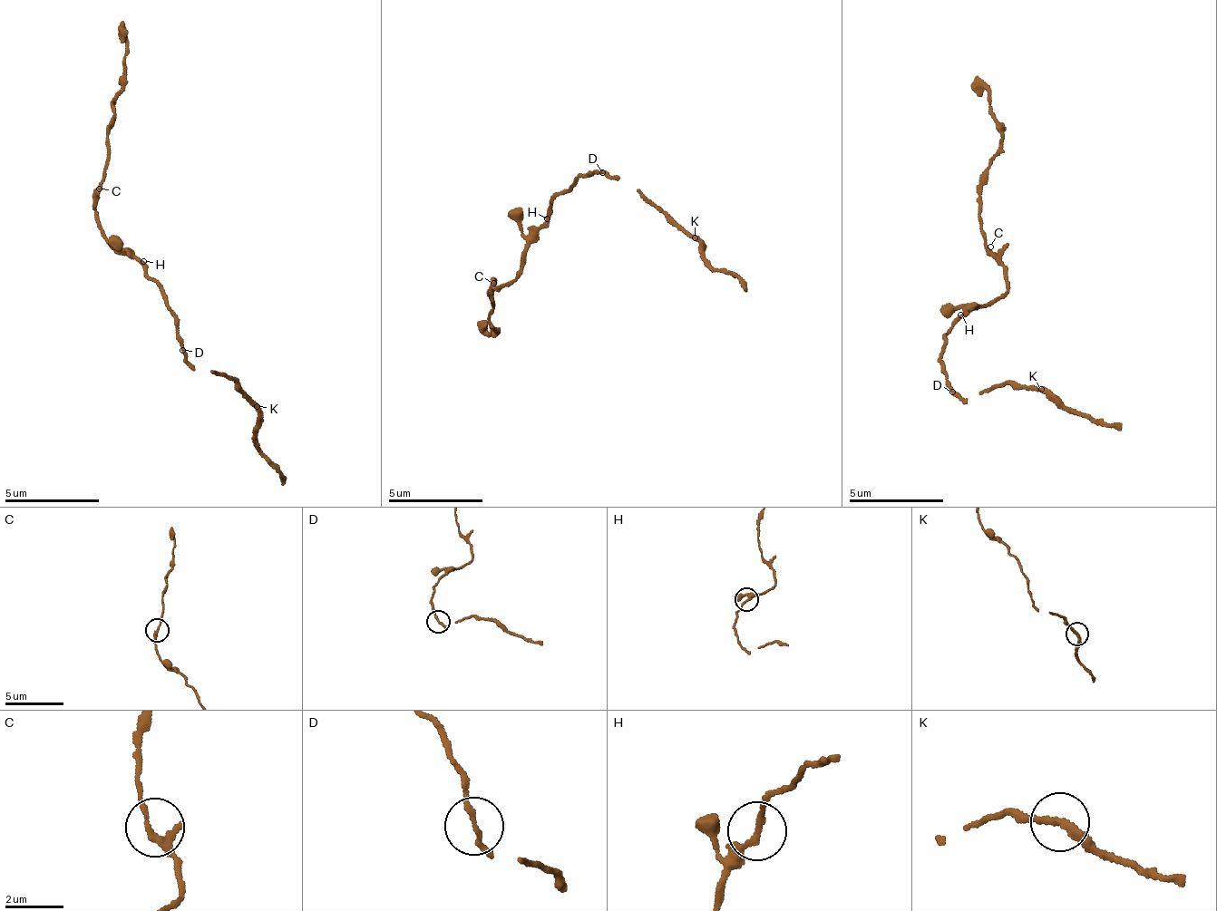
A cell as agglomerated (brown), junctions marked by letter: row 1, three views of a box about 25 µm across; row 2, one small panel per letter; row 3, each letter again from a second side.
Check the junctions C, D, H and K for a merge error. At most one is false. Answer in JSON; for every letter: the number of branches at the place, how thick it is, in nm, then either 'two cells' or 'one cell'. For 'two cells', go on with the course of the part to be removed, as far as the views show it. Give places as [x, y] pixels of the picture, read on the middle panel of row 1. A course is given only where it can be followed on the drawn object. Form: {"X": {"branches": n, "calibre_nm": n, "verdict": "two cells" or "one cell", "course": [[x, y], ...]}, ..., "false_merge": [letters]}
{"C": {"branches": 2, "calibre_nm": 240, "verdict": "one cell"}, "D": {"branches": 1, "calibre_nm": 240, "verdict": "one cell"}, "H": {"branches": 2, "calibre_nm": 190, "verdict": "one cell"}, "K": {"branches": 2, "calibre_nm": 240, "verdict": "one cell"}, "false_merge": []}

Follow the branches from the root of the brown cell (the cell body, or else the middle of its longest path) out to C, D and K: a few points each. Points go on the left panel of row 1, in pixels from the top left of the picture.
C: (143, 266), (126, 254), (118, 254), (116, 248), (105, 242), (105, 234), (96, 215), (99, 188)
D: (143, 266), (145, 276), (156, 281), (160, 299), (166, 303), (175, 321), (183, 351)
K: (143, 266), (145, 276), (156, 281), (160, 299), (175, 321), (180, 344), (190, 364), (239, 382), (258, 404)

